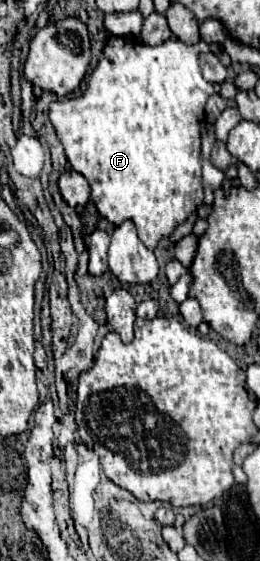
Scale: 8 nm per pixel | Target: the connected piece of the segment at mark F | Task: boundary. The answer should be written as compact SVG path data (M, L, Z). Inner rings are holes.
M112 35L90 73L86 91L78 97L50 103L48 119L64 147L68 163L90 183L92 201L100 217L114 227L132 219L140 241L150 251L158 247L160 239L170 237L204 199L200 129L204 125L204 105L214 93L214 85L200 73L200 51L210 51L210 47L204 41L186 45L178 39L168 39L162 45L148 47L144 43Z

